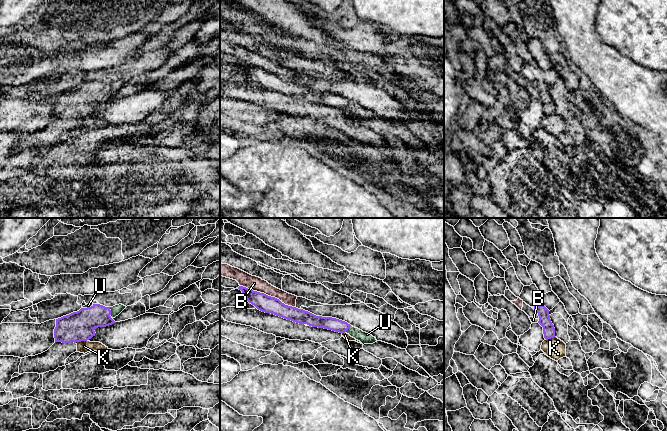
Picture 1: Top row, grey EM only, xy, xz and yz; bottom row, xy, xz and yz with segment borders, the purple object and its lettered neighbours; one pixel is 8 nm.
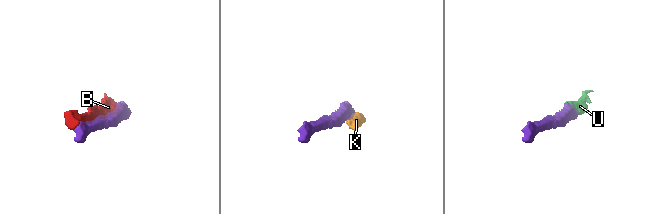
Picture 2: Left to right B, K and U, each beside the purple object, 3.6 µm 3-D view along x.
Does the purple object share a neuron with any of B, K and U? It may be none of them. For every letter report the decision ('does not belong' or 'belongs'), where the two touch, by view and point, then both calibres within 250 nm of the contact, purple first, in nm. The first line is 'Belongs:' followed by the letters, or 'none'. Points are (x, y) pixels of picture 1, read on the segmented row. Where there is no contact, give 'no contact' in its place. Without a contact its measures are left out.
Belongs: U
B: does not belong | xz (267, 295) | 140/120 nm
K: does not belong | xy (80, 341) | 240/100 nm
U: belongs | xy (110, 312) | 220/80 nm

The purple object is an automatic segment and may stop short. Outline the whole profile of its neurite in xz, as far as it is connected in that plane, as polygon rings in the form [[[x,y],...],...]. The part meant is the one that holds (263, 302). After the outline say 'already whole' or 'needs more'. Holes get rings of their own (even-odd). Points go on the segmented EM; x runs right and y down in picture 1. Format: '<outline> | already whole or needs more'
[[[239,286],[238,289],[242,291],[249,303],[262,312],[271,313],[299,324],[307,324],[312,327],[324,328],[339,333],[346,332],[351,337],[360,341],[363,345],[373,344],[377,341],[371,334],[363,332],[345,321],[332,317],[316,316],[303,309],[285,305],[275,297],[250,290],[243,286]]] | needs more

